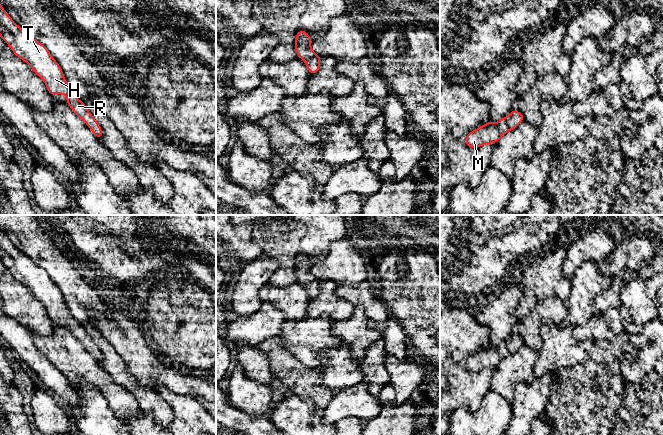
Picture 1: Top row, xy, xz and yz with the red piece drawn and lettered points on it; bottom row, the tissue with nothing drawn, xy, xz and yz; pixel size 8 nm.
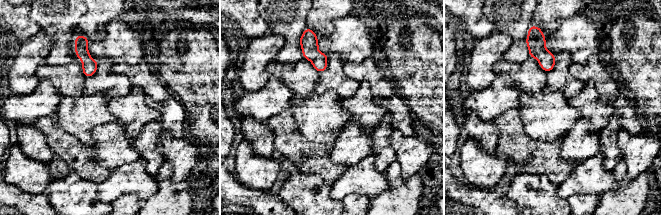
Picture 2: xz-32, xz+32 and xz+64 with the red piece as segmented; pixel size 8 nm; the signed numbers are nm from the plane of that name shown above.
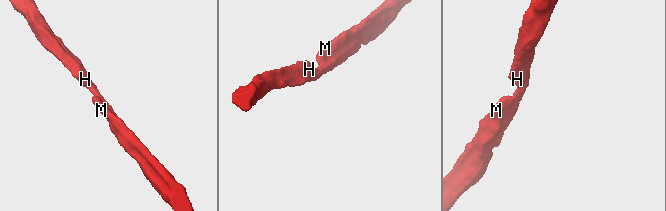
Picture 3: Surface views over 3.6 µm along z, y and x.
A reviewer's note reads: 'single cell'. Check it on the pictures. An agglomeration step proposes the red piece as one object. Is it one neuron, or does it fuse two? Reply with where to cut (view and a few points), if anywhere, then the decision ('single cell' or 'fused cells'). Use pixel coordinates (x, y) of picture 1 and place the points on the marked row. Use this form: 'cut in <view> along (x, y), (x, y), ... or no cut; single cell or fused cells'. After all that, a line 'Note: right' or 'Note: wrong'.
no cut; single cell
Note: right

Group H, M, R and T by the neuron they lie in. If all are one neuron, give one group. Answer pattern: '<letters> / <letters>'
H M R T

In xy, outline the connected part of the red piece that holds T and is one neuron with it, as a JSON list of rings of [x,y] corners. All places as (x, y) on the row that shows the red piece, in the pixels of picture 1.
[[[1,4],[0,36],[10,46],[14,54],[29,64],[34,73],[44,81],[50,95],[64,94],[67,96],[65,102],[101,140],[102,128],[88,111],[84,102],[74,95],[74,91],[67,83],[60,65],[51,56],[45,45],[34,40],[11,19]]]

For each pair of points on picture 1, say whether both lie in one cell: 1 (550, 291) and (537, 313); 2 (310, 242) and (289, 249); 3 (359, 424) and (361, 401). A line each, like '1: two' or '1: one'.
1: two
2: two
3: two

